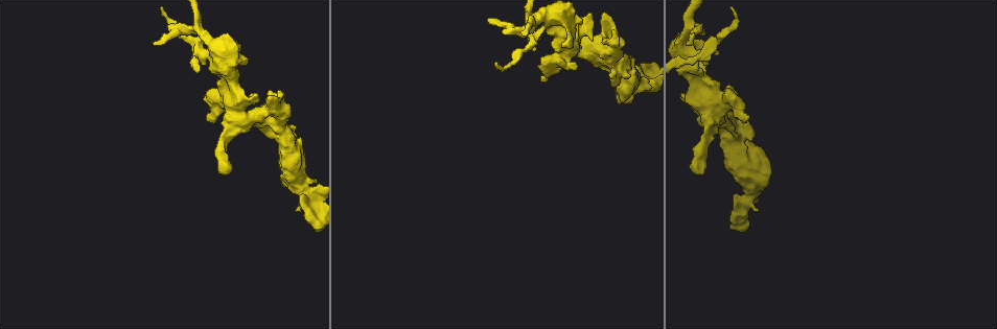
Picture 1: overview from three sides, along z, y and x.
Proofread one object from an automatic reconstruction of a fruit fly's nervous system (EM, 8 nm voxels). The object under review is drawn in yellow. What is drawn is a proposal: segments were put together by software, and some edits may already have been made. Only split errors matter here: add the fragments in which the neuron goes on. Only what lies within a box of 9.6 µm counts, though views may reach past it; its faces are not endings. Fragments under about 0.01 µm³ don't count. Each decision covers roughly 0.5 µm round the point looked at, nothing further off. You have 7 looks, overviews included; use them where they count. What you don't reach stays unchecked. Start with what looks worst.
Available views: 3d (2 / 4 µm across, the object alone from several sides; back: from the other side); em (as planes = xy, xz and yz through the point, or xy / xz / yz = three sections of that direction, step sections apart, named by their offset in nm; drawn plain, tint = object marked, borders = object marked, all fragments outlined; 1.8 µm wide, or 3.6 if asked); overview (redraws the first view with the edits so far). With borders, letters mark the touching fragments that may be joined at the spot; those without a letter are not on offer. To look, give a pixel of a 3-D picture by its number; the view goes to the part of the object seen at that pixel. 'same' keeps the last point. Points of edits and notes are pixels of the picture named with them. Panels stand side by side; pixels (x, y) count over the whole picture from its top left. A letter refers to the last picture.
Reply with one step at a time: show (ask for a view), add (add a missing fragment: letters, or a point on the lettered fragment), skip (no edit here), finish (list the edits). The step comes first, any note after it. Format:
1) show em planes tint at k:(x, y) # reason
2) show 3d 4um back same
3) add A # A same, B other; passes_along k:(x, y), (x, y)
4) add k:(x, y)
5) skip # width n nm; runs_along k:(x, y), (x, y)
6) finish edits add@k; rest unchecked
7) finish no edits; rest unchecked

show em planes tint at 1:(686, 42) # branch stops here

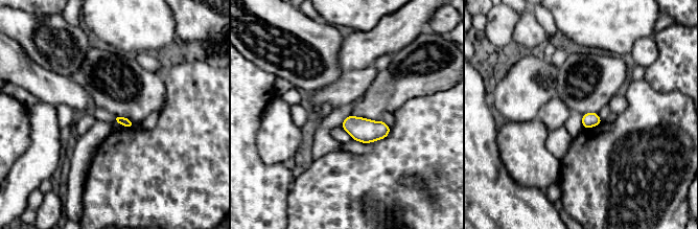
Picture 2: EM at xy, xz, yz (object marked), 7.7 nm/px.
show em planes borders same # what lies round it

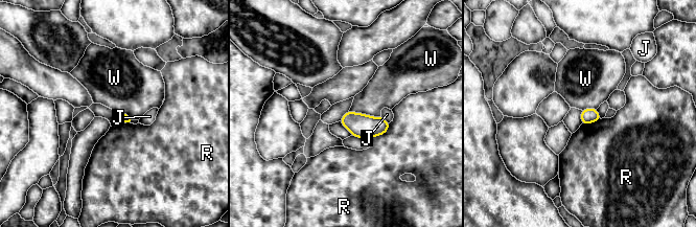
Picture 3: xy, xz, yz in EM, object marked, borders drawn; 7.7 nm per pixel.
skip # J other, R other, W other; border 3:(348, 111), (380, 117); none of them fits

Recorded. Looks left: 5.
show em 3.6um yz step 8 tint at 1:(754, 194) # arms run side by side

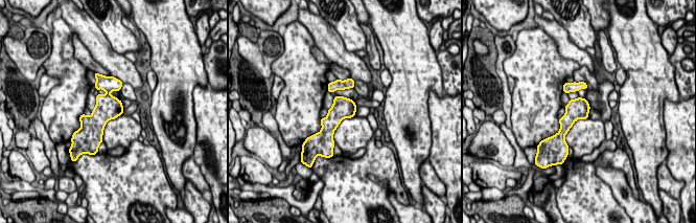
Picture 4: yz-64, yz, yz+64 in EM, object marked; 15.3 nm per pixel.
show em 3.6um planes borders same

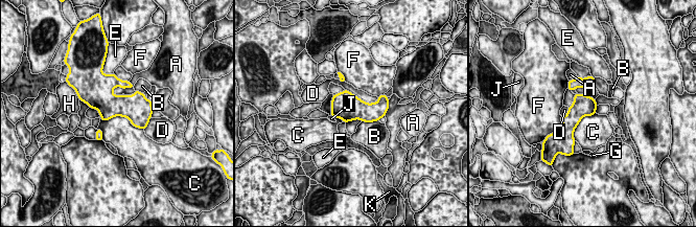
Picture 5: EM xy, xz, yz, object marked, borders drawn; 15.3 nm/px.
skip # A other, B other, C other, D other, E other, F other, G other, H other, J other, K other; border 5:(100, 116), (125, 116), (143, 130); no lettered fragment goes on from it

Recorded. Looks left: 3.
show em xy step 8 borders at 1:(561, 45)

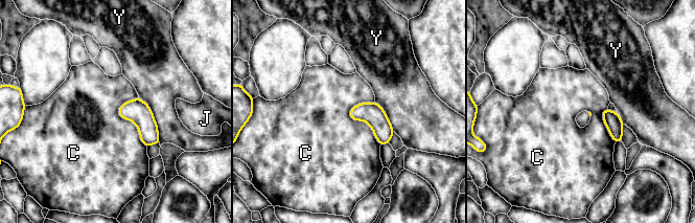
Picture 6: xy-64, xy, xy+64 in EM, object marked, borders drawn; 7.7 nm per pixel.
show em xz step 8 borders same # cut it another way

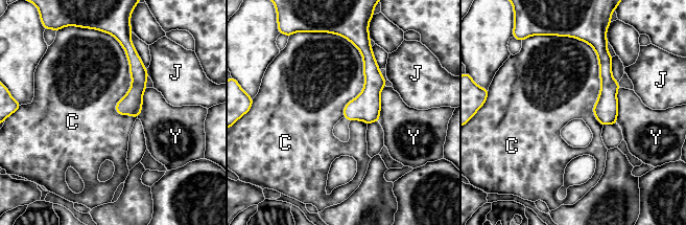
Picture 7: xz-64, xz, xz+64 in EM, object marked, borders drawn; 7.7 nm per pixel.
skip # C other, J other, Y other; border 7:(116, 40), (137, 117); none of them fits

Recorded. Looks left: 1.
finish no edits; rest unchecked

